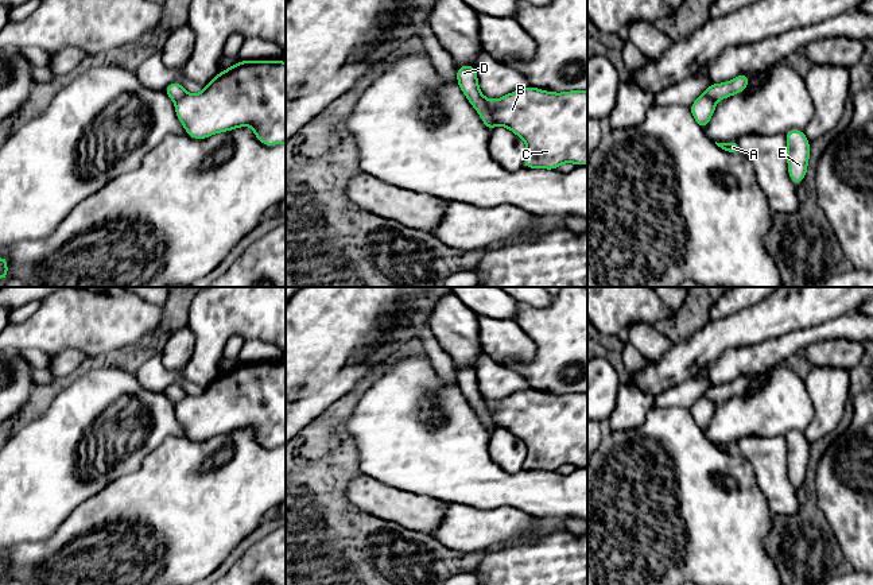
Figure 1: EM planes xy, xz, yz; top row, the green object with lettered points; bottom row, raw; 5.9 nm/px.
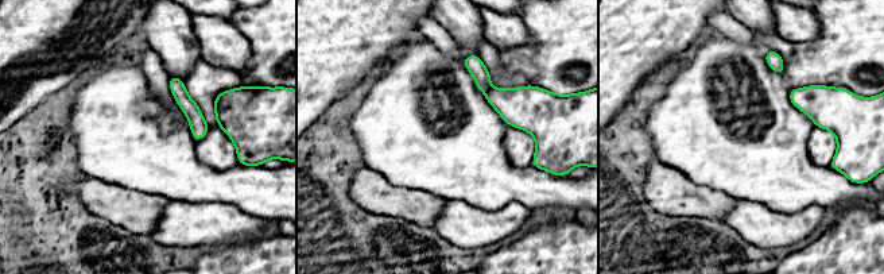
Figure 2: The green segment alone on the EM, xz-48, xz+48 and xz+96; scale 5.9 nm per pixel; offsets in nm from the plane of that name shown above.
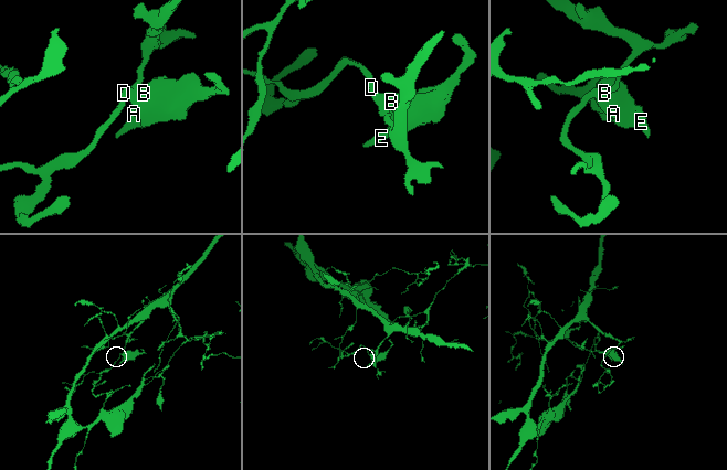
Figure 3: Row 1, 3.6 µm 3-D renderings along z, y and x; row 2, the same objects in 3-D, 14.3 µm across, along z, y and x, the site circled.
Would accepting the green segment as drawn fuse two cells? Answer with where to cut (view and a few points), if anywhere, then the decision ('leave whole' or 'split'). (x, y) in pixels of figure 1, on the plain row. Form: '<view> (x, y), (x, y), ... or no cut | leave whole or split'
xz (484, 401), (496, 425) | split

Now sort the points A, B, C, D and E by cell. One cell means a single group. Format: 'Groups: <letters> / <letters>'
Groups: A B C E / D

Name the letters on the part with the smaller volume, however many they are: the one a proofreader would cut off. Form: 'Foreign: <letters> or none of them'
Foreign: A, B, C, E

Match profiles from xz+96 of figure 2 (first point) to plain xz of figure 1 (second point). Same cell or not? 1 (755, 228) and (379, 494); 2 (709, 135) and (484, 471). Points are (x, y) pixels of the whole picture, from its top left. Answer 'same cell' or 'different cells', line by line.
1: different cells
2: same cell

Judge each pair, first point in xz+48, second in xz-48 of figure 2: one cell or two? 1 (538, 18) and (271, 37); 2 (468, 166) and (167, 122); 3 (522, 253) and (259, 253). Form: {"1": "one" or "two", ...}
{"1": "one", "2": "two", "3": "one"}

